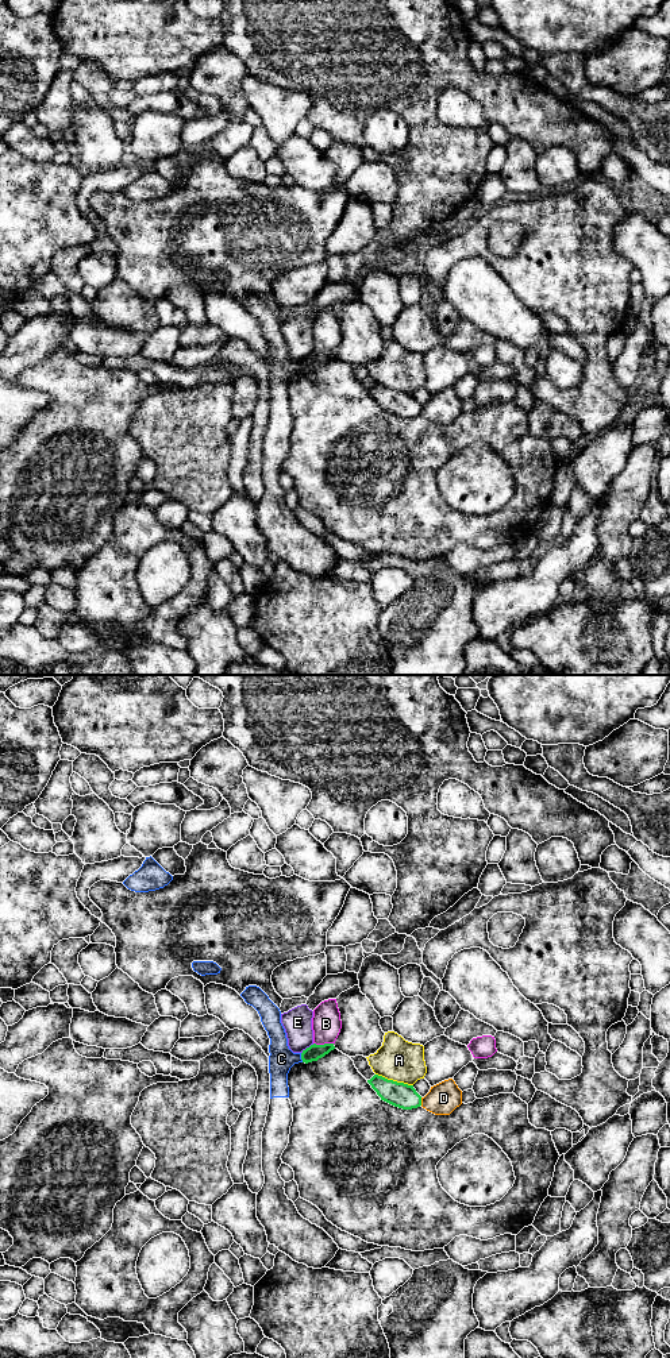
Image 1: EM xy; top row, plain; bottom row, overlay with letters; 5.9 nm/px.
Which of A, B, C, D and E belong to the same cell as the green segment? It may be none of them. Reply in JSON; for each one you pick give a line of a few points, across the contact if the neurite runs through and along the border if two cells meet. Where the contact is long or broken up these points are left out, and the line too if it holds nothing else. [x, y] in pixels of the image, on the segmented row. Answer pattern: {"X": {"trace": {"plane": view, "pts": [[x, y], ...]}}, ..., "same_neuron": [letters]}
{"same_neuron": []}

